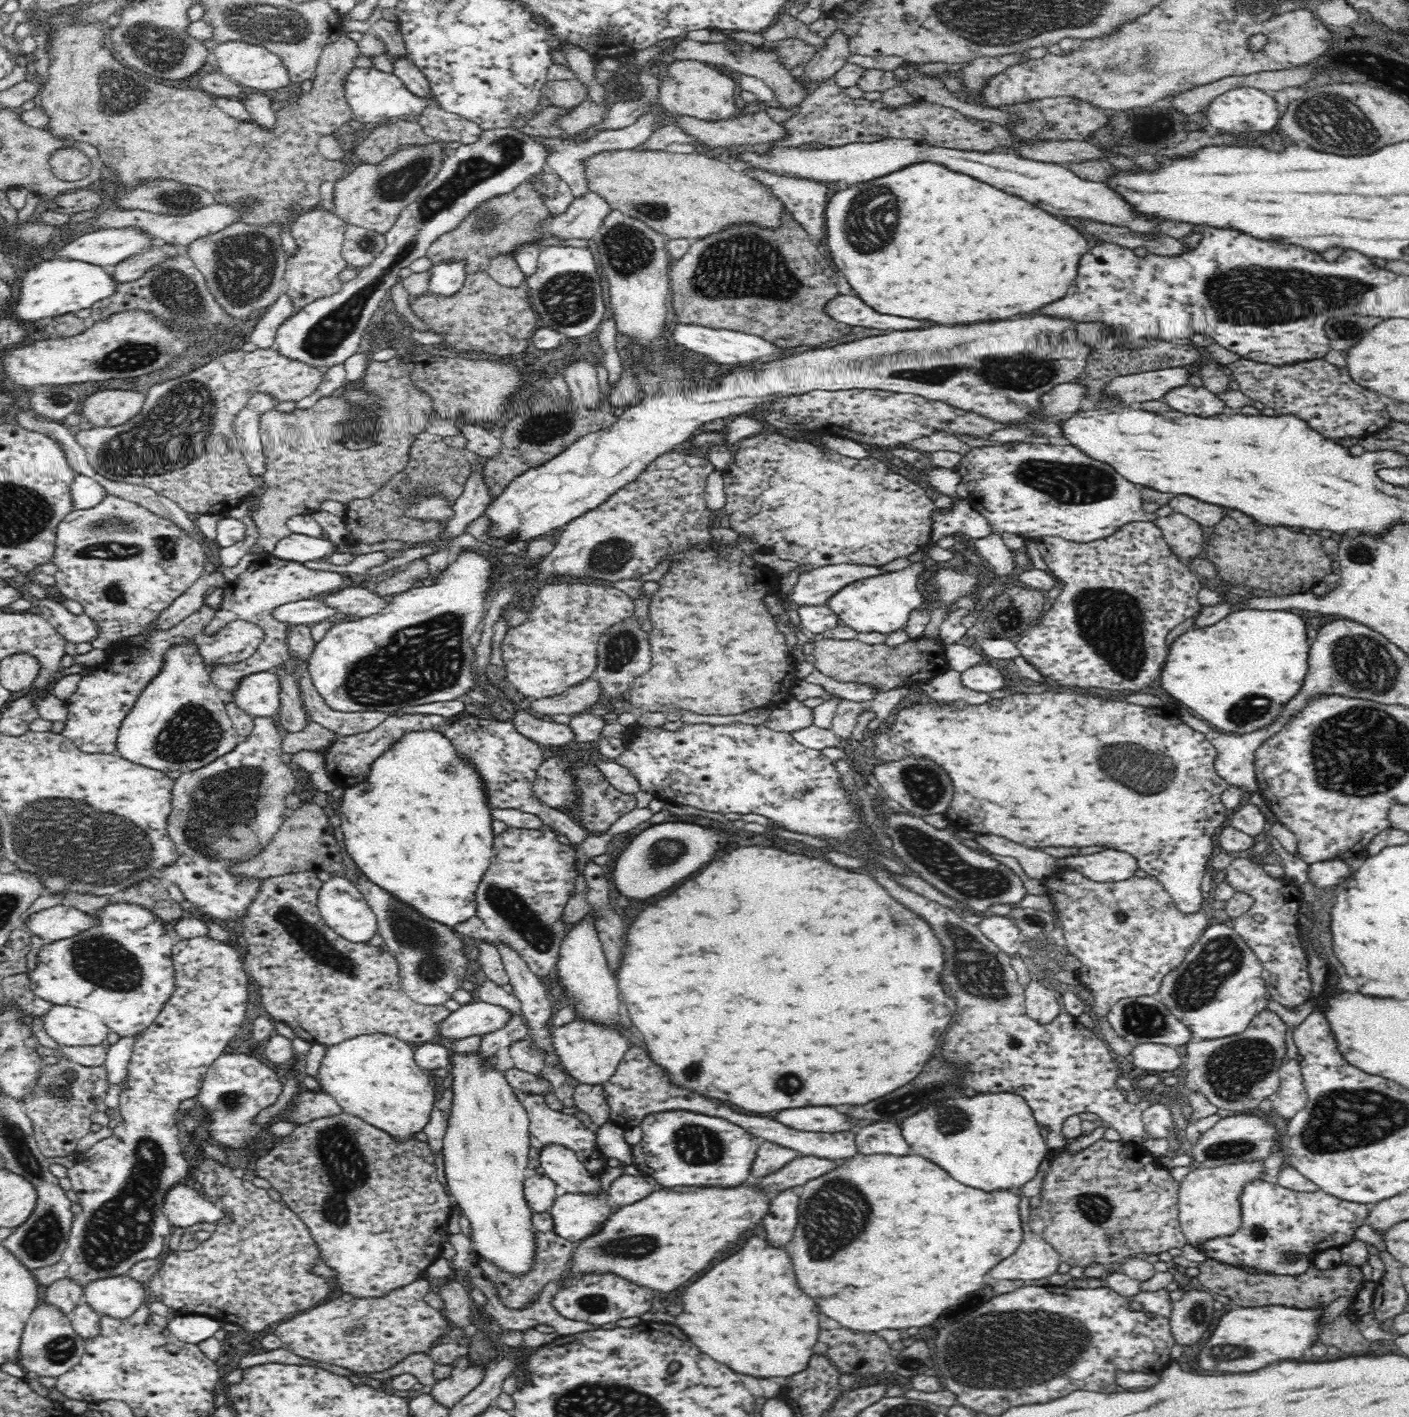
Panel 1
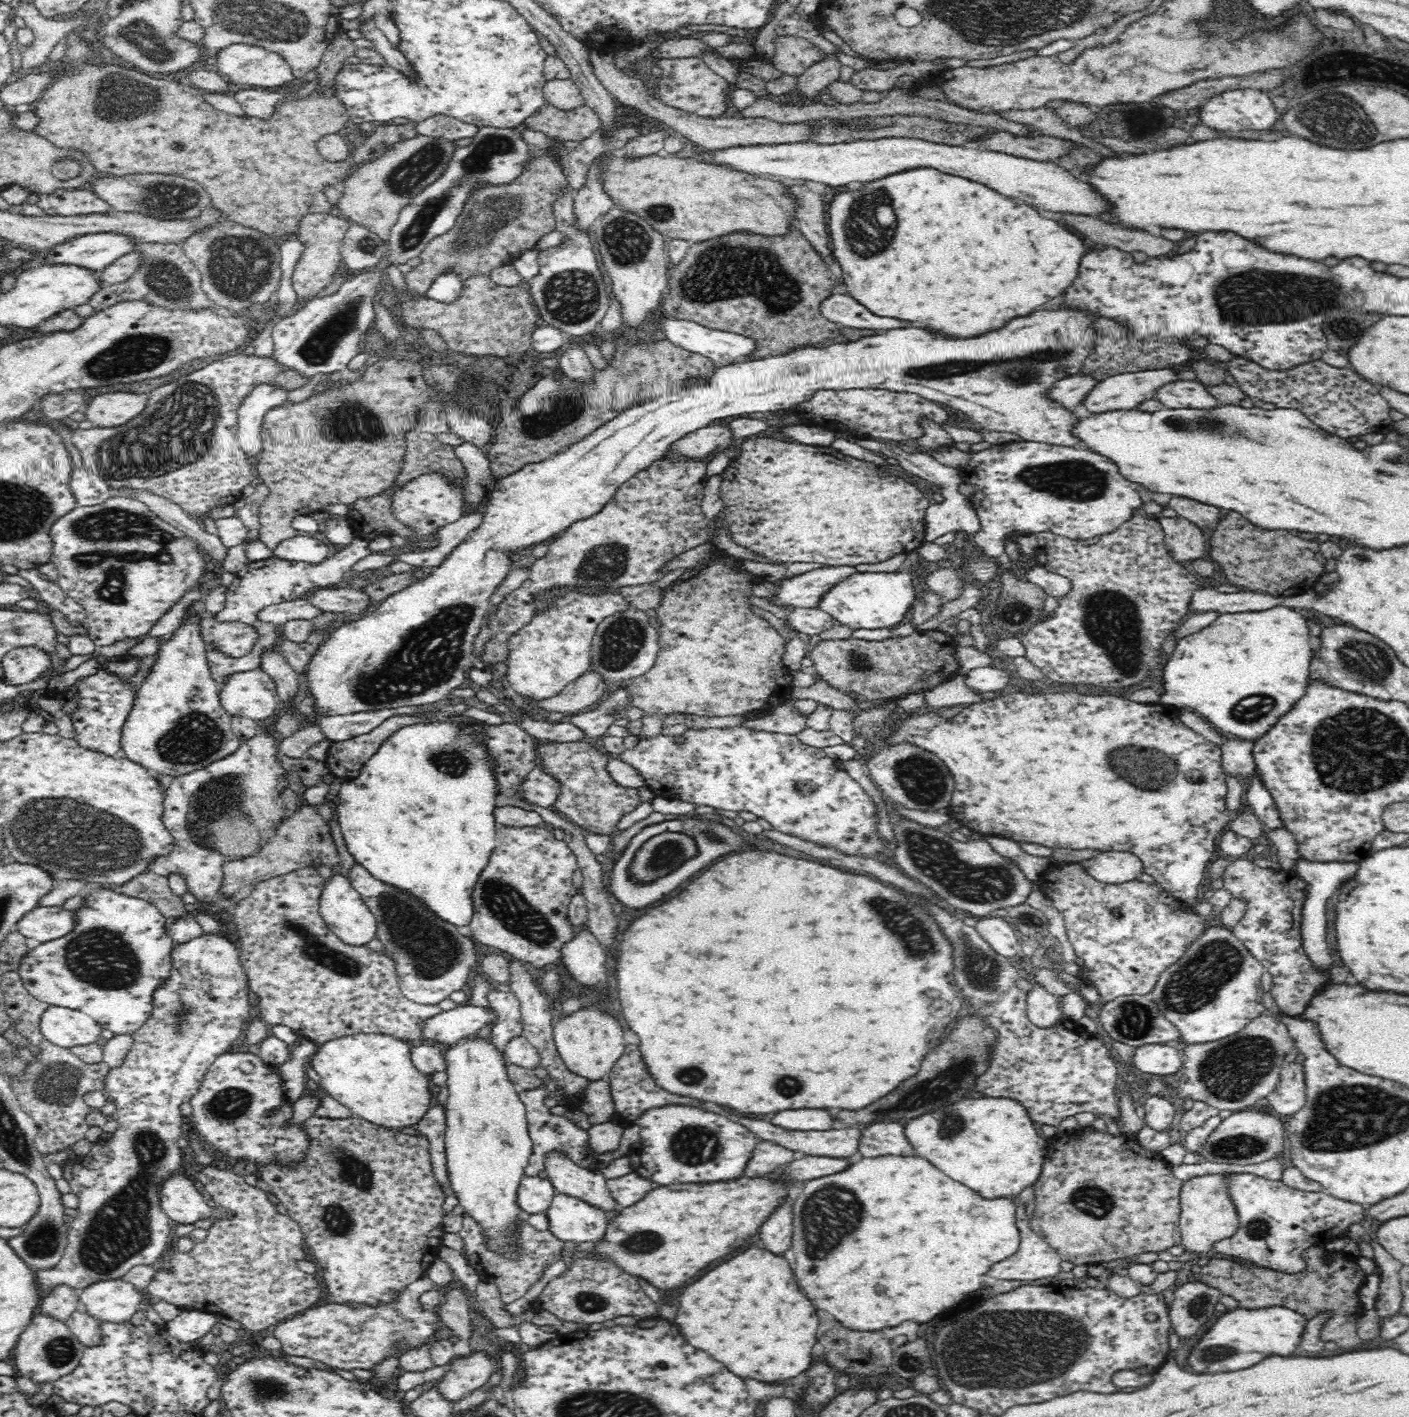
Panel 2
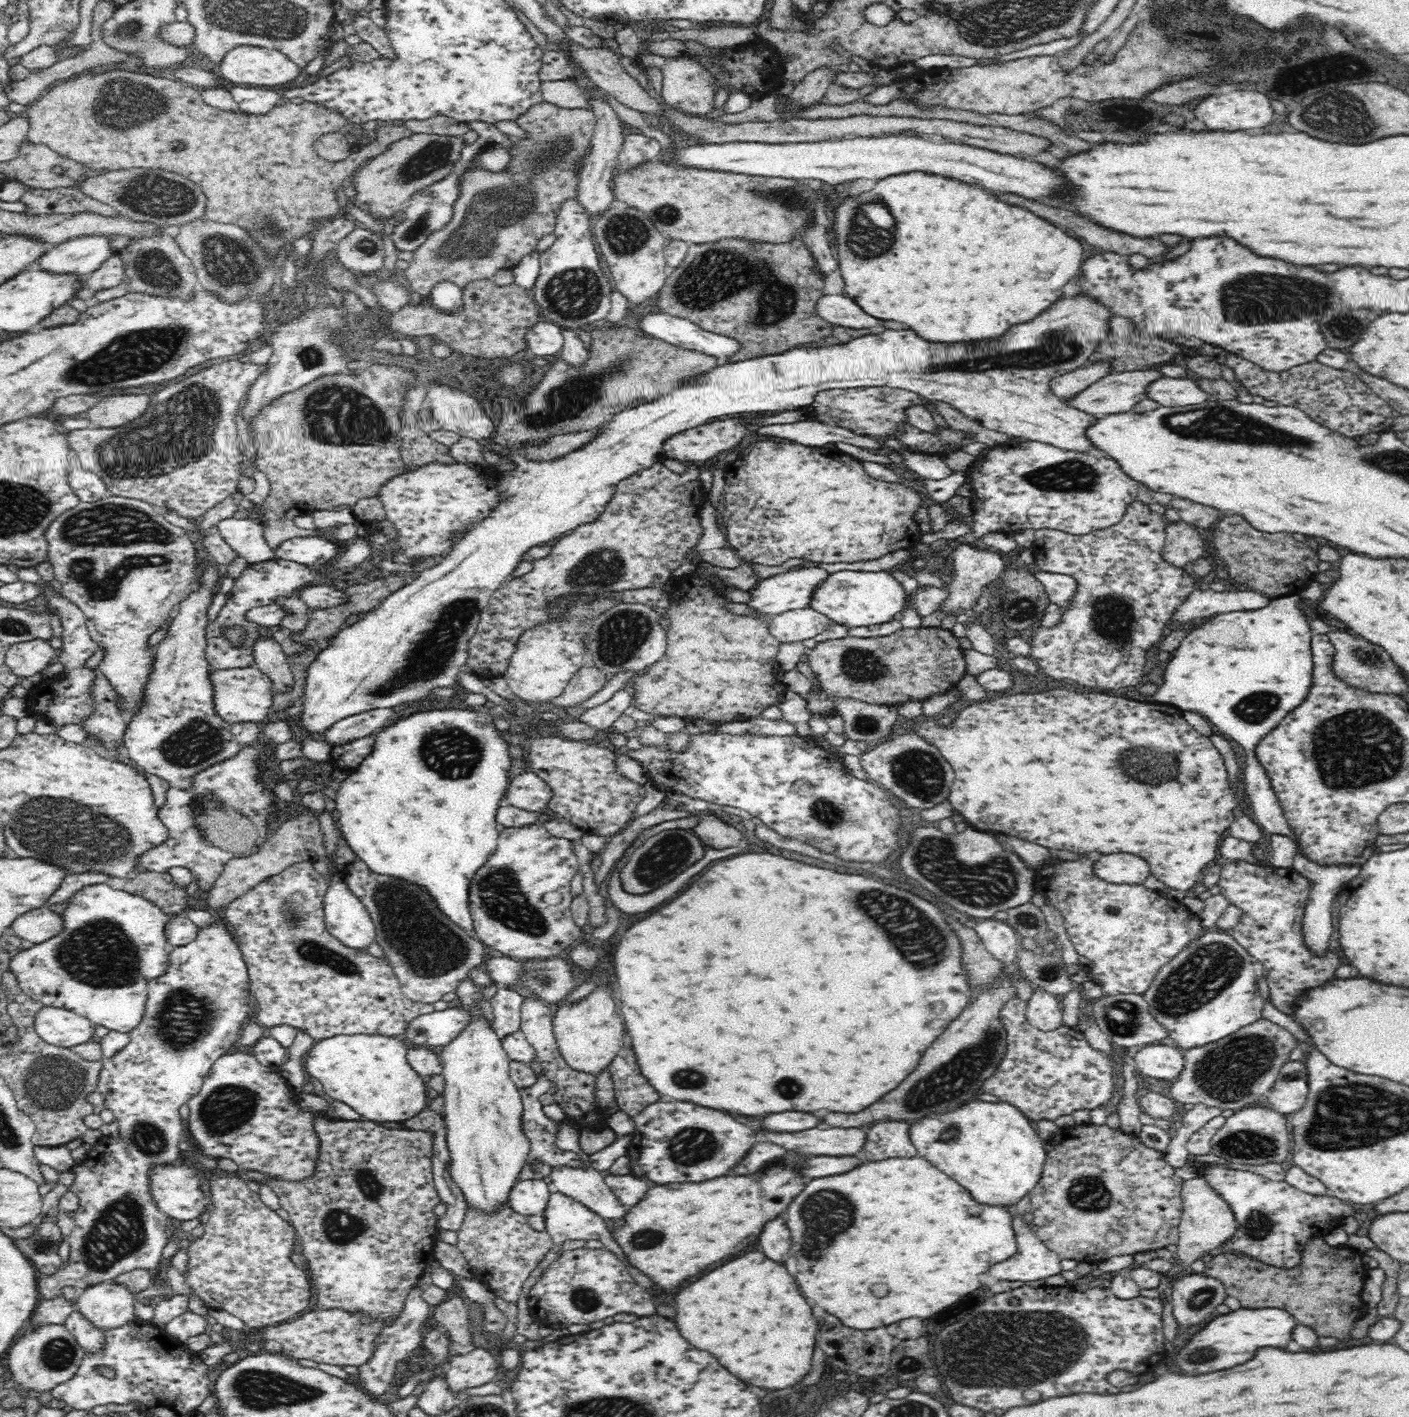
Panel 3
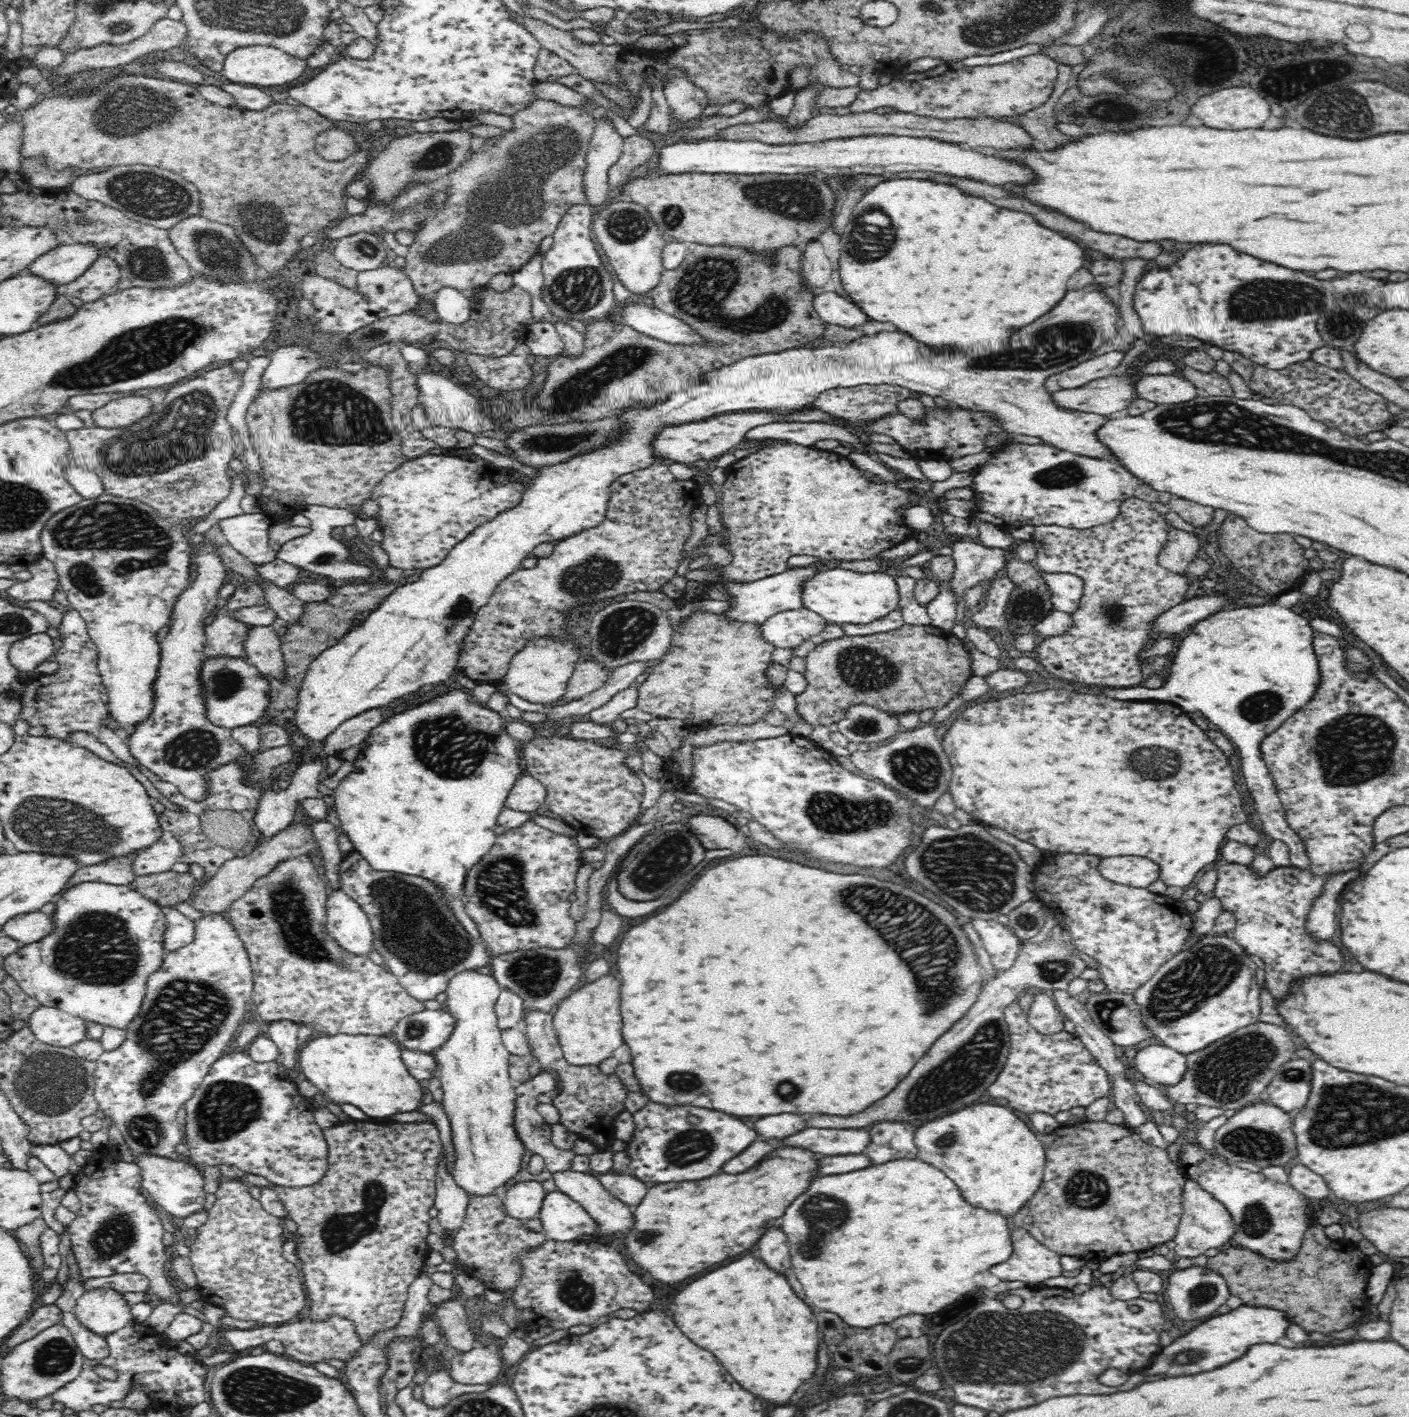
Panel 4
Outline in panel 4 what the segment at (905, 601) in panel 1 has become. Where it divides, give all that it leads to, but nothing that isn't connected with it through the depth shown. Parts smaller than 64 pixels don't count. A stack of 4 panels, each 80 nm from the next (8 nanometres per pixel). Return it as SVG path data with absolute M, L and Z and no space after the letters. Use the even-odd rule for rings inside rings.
M828 566L804 584L804 607L828 620L830 624L866 625L886 619L898 609L900 591L893 576L884 572L854 572L841 567Z

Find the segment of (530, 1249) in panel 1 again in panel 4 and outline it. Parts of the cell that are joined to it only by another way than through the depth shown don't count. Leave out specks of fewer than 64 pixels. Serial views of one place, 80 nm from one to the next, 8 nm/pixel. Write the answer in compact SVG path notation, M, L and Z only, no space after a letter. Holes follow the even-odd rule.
M474 969L458 974L448 984L446 990L448 999L443 1005L448 1011L454 1013L458 1024L448 1042L432 1052L440 1069L438 1077L444 1090L443 1109L452 1127L452 1148L454 1148L452 1174L458 1186L473 1198L503 1194L512 1178L520 1172L522 1158L526 1157L527 1153L524 1141L520 1139L515 1125L519 1094L516 1093L516 1085L509 1075L511 1054L503 1045L494 1009L501 989L502 987L491 974L482 974Z

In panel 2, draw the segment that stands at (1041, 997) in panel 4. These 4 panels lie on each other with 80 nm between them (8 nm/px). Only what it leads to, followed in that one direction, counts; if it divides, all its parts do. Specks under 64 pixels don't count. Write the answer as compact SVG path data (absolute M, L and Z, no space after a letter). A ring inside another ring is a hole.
M1034 983L1032 990L1028 990L1027 1015L1032 1023L1042 1028L1053 1025L1063 1016L1060 998Z

